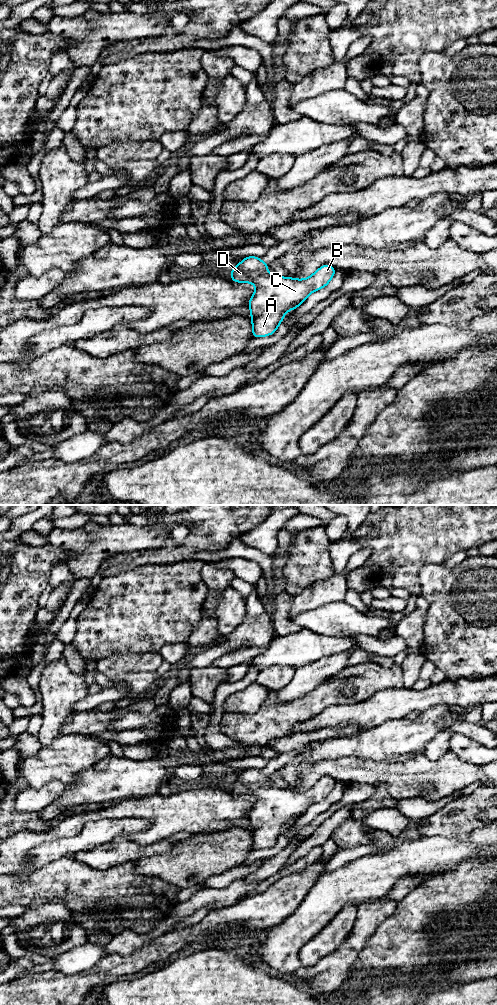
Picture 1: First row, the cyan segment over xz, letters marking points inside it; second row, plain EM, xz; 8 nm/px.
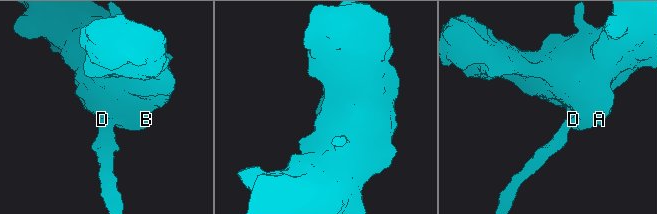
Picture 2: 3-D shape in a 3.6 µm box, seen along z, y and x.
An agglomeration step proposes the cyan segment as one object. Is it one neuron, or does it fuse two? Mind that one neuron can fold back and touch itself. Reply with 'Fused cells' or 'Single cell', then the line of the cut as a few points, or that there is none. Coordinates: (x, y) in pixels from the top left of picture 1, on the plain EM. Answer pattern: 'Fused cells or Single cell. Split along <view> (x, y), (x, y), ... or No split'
Single cell. No split

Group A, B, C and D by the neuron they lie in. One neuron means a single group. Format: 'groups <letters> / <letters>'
groups A B C D

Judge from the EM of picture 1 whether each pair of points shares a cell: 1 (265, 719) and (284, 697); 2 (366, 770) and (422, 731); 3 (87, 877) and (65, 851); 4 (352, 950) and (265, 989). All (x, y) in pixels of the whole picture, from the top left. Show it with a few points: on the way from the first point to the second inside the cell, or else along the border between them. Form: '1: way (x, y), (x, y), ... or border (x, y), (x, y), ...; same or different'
1: border (276, 692), (280, 702), (290, 702), (303, 696); different
2: border (357, 757), (390, 762), (402, 762), (404, 760); different
3: border (70, 857), (60, 857), (47, 863); different
4: border (289, 977), (297, 981), (308, 992); different

